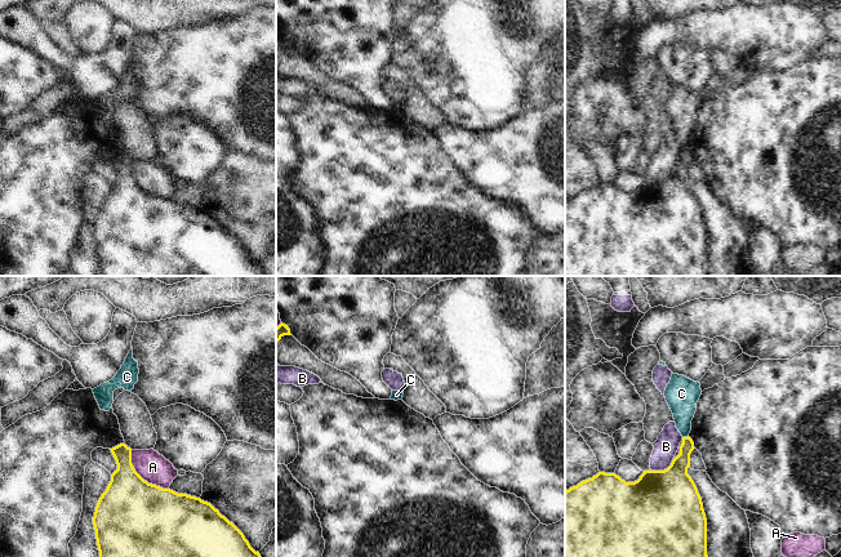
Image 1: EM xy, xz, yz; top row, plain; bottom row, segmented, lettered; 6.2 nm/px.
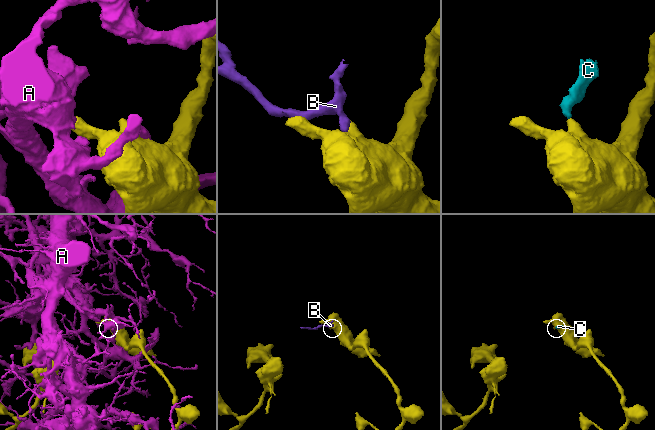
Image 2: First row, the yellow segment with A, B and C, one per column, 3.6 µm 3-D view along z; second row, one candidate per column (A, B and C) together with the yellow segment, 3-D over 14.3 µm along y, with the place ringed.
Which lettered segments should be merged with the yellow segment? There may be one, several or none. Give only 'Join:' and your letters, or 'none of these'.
Join: none of these

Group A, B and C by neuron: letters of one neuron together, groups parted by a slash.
A / B / C

